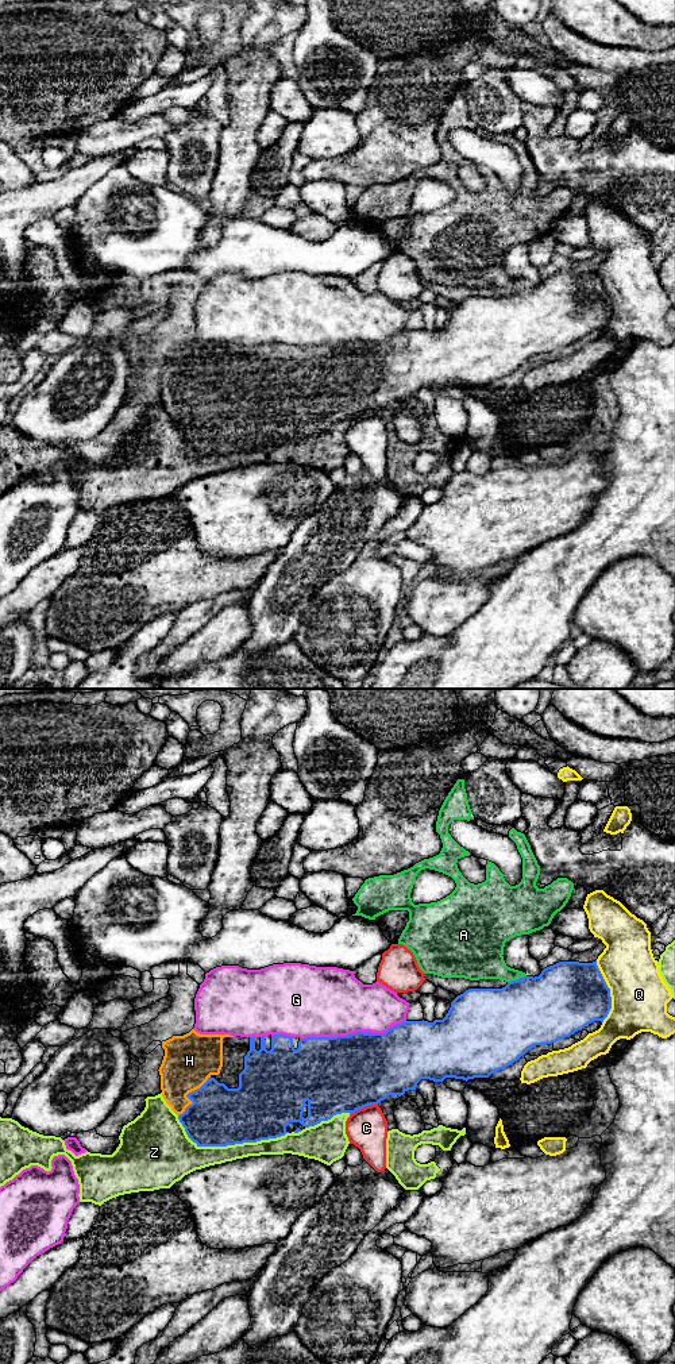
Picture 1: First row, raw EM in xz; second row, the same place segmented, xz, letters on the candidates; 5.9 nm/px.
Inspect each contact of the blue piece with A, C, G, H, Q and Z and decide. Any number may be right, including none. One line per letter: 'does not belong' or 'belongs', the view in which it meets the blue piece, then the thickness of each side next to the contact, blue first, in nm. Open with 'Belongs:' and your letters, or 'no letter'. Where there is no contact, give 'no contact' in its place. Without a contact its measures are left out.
Belongs: H
A: does not belong; meets blue in xz; 420 nm thick on the blue side, 240 nm on the other
C: does not belong; meets blue in xz; 460 nm thick on the blue side, 240 nm on the other
G: does not belong; meets blue in xz; 460 nm thick on the blue side, 420 nm on the other
H: belongs; meets blue in xz; 360 nm thick on the blue side, 300 nm on the other
Q: does not belong; meets blue in xz; 420 nm thick on the blue side, 340 nm on the other
Z: does not belong; meets blue in xz; 360 nm thick on the blue side, 160 nm on the other

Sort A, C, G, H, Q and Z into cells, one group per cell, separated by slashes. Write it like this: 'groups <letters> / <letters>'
groups A / C / G / H / Q / Z

